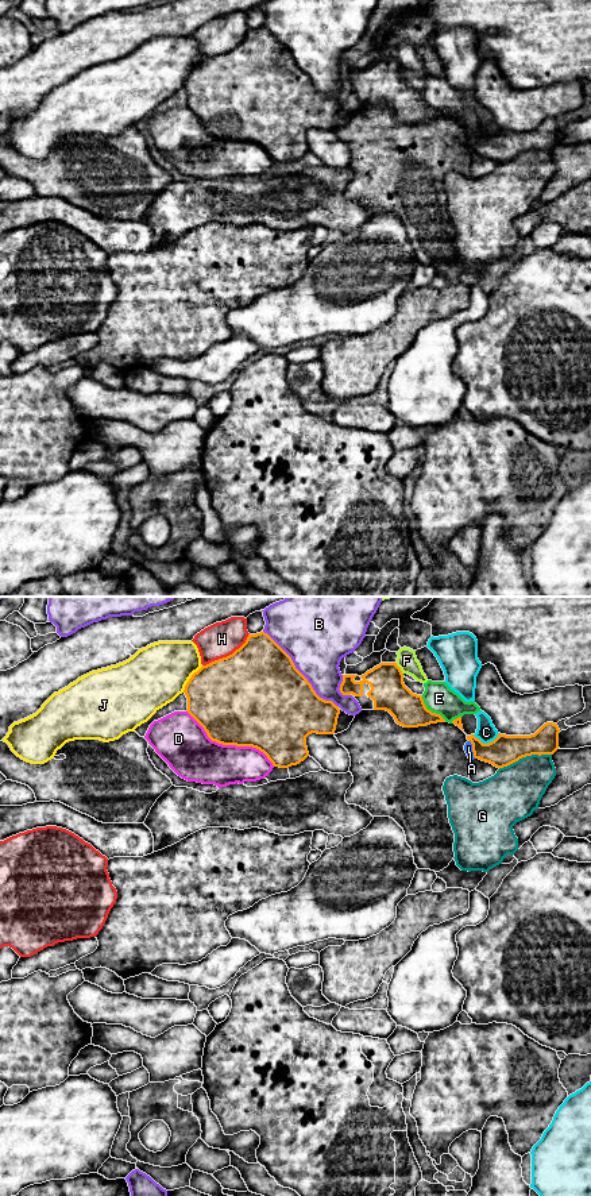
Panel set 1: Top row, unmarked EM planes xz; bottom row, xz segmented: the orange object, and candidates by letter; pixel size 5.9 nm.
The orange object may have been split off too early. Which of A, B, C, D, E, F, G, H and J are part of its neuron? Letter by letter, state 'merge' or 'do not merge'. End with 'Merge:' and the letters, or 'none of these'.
A: do not merge
B: do not merge
C: do not merge
D: do not merge
E: do not merge
F: do not merge
G: do not merge
H: do not merge
J: do not merge
Merge: none of these

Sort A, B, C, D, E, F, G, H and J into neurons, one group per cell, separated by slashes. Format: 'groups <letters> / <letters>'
groups A E / B / C / D / F / G / H / J

